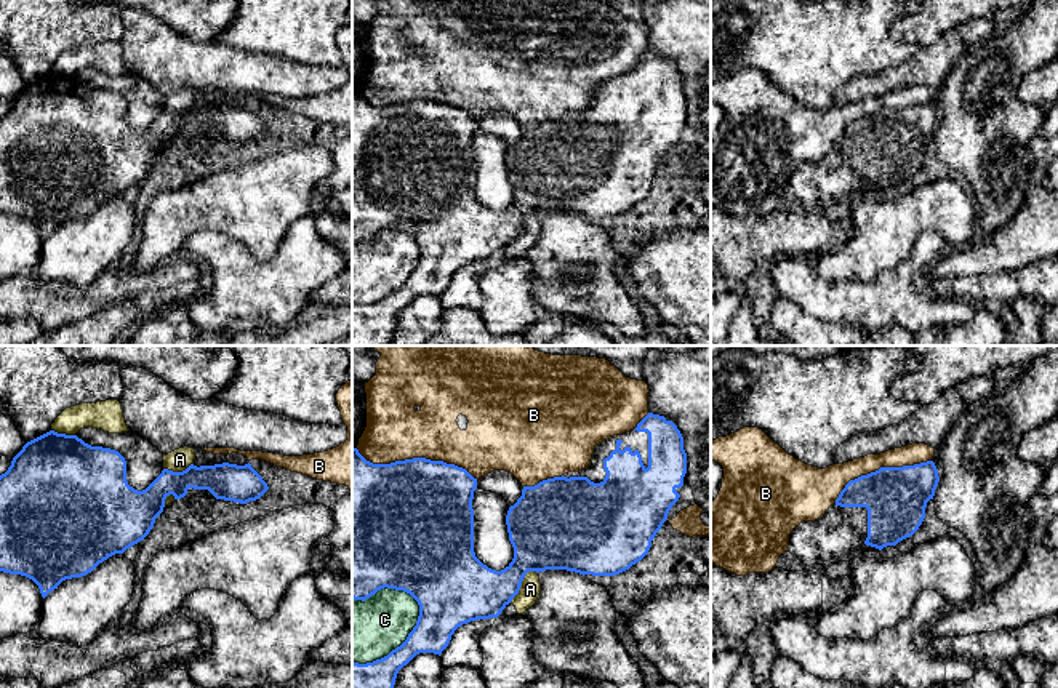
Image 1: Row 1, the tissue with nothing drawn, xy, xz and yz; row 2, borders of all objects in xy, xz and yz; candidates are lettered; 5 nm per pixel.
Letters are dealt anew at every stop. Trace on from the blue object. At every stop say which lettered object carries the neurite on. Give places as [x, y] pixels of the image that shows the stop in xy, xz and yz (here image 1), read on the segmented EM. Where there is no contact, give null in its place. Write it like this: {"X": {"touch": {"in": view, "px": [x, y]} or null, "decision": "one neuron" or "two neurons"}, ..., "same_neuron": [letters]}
{"A": {"touch": {"in": "xz", "px": [520, 584]}, "decision": "two neurons"}, "B": {"touch": {"in": "xz", "px": [416, 458]}, "decision": "two neurons"}, "C": {"touch": {"in": "xz", "px": [404, 642]}, "decision": "two neurons"}, "same_neuron": []}

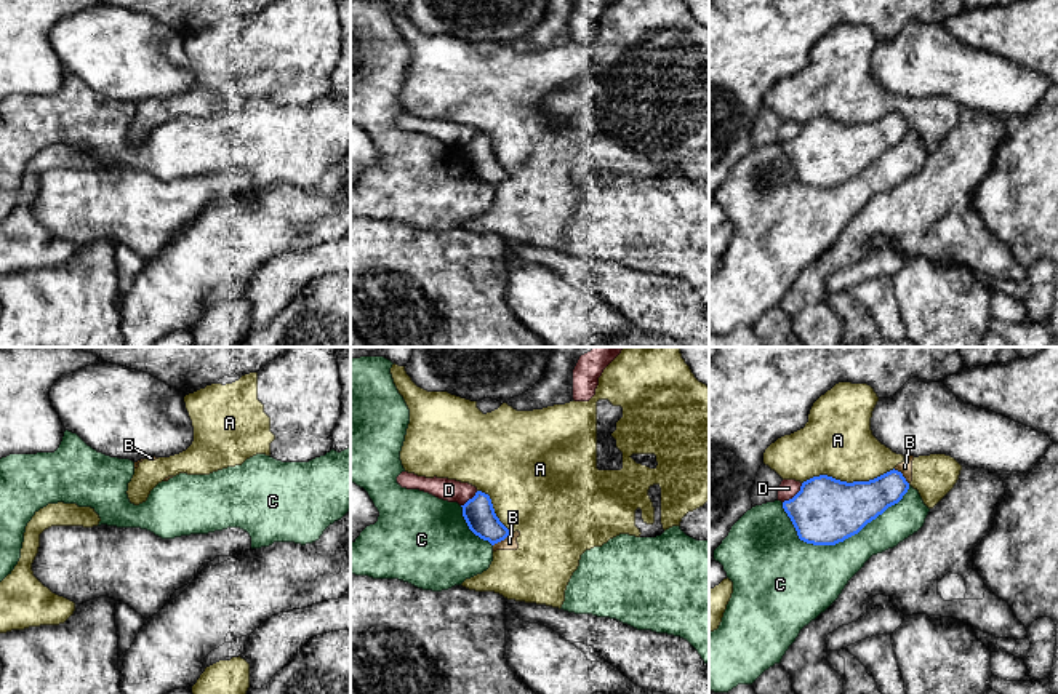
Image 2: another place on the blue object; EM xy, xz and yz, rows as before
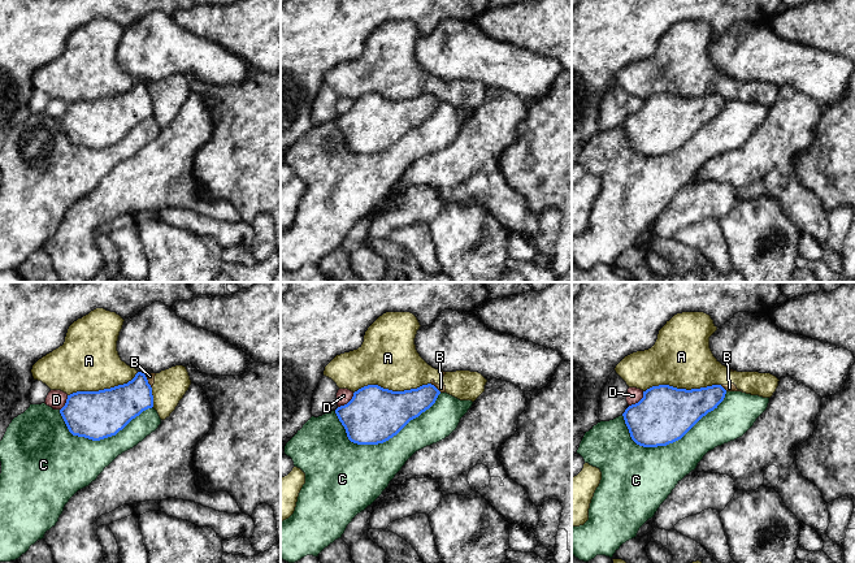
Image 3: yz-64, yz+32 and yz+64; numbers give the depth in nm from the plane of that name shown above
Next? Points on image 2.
{"A": {"touch": {"in": "yz", "px": [845, 482]}, "decision": "two neurons"}, "B": {"touch": {"in": "yz", "px": [901, 475]}, "decision": "two neurons"}, "C": {"touch": {"in": "yz", "px": [841, 541]}, "decision": "two neurons"}, "D": {"touch": {"in": "yz", "px": [796, 494]}, "decision": "two neurons"}, "same_neuron": []}

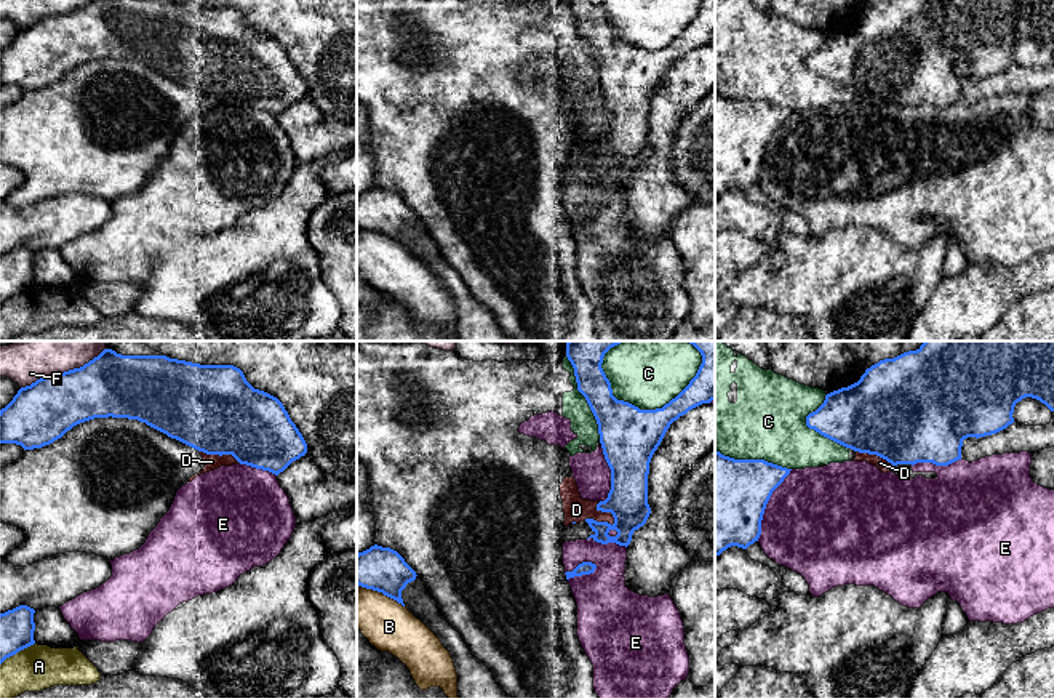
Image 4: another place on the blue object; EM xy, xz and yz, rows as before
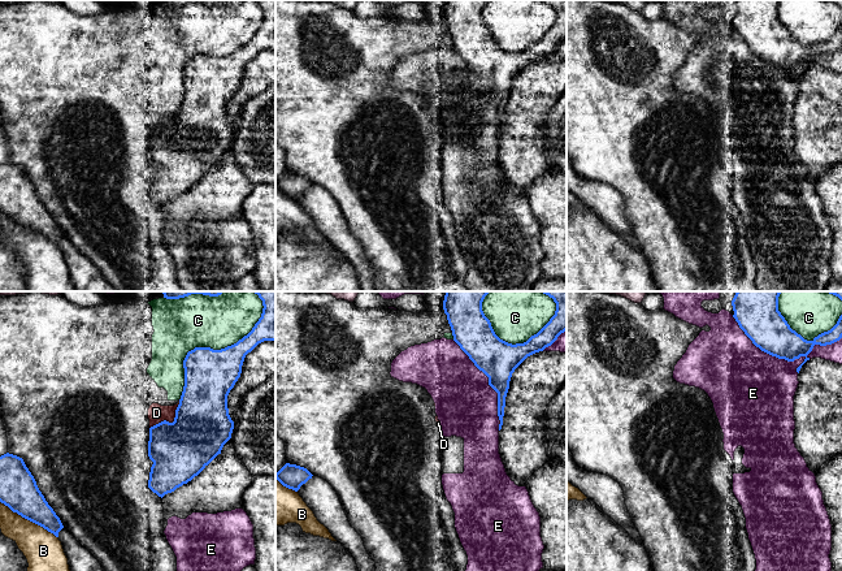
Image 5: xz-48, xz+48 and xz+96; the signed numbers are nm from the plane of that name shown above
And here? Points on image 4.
{"A": {"touch": {"in": "xy", "px": [16, 652]}, "decision": "two neurons"}, "B": {"touch": {"in": "xz", "px": [381, 591]}, "decision": "two neurons"}, "C": {"touch": {"in": "xz", "px": [650, 410]}, "decision": "two neurons"}, "D": {"touch": {"in": "xz", "px": [600, 522]}, "decision": "one neuron"}, "E": {"touch": {"in": "yz", "px": [766, 503]}, "decision": "two neurons"}, "F": {"touch": {"in": "xy", "px": [64, 372]}, "decision": "two neurons"}, "same_neuron": ["D"]}

